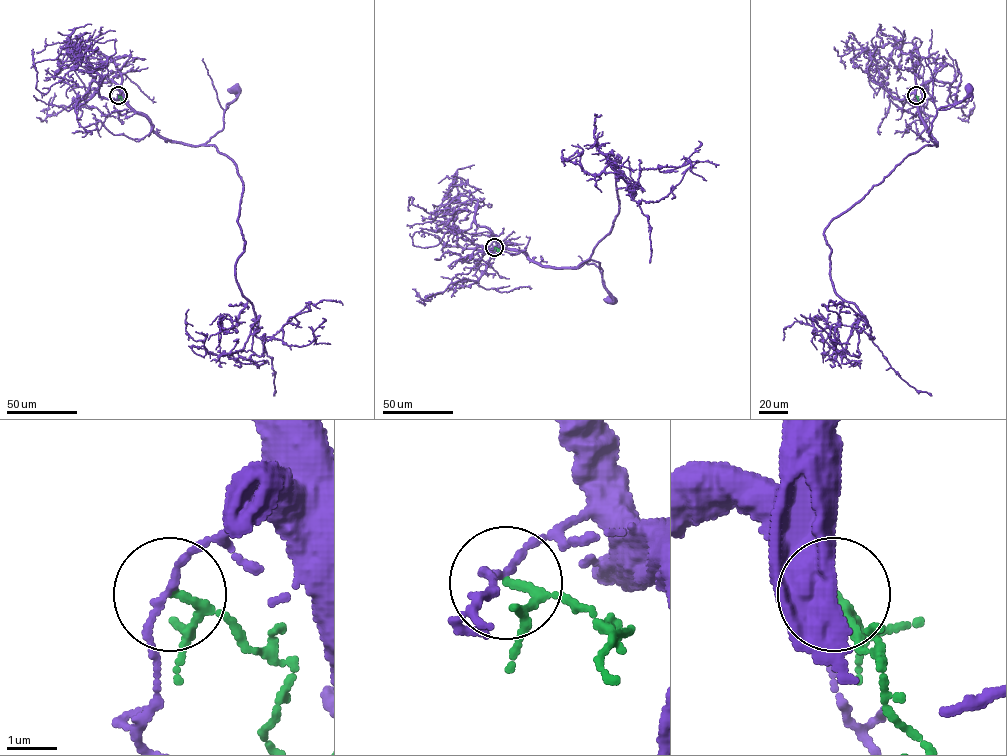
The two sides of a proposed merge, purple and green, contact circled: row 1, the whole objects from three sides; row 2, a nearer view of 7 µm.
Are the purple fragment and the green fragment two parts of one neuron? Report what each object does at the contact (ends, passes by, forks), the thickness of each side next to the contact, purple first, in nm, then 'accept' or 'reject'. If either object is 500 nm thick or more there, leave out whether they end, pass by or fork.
purple passes by; green passes by; 110 nm thick on the purple side, 120 nm on the other; reject

